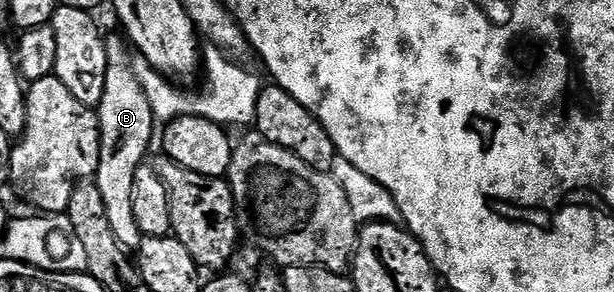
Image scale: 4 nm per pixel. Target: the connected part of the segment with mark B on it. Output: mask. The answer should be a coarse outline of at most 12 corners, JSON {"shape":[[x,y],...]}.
{"shape":[[105,42],[95,183],[126,250],[155,118],[126,42]]}

